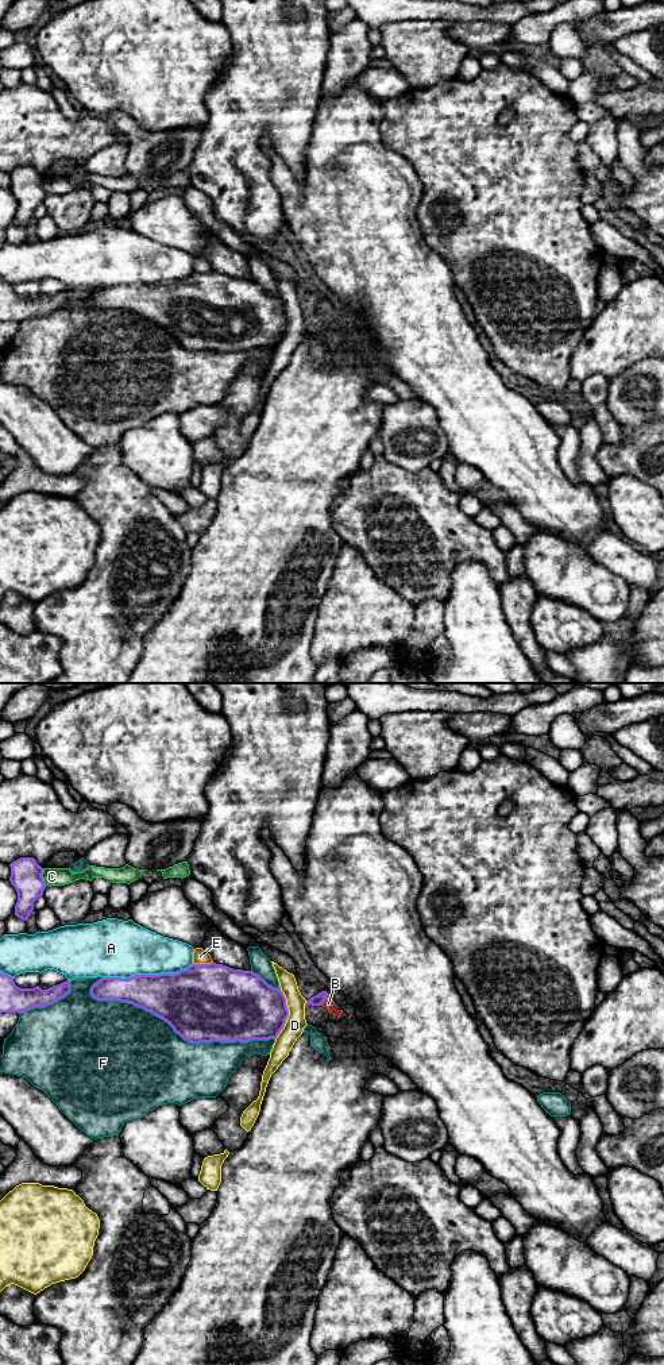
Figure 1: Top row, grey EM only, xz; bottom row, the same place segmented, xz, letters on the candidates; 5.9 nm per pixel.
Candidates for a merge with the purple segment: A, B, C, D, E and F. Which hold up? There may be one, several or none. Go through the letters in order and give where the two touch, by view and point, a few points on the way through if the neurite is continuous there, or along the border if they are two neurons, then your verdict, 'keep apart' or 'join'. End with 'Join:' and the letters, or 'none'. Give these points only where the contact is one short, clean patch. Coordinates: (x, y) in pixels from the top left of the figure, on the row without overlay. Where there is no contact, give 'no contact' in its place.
A: xz (147, 284) | keep apart
B: xz (324, 308) | across xz (317, 308), (324, 308), (328, 312) | join
C: xz (41, 185) | keep apart
D: xz (288, 323) | along xz (281, 297), (285, 305), (288, 327), (275, 347) | keep apart
E: xz (203, 273) | keep apart
F: xz (180, 343) | keep apart
Join: B

